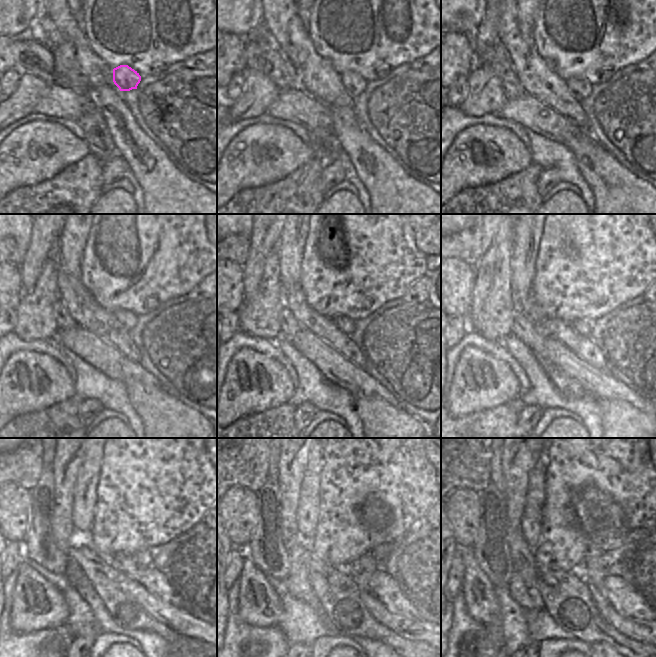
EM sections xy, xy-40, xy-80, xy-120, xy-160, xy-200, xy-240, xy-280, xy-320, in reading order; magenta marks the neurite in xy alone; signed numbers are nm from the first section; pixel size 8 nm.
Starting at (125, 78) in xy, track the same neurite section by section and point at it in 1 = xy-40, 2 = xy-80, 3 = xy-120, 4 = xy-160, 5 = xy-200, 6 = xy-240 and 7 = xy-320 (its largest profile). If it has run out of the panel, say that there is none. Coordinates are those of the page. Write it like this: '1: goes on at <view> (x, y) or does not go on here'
1: goes on at xy-40 (353, 84)
2: goes on at xy-80 (579, 88)
3: goes on at xy-120 (128, 319)
4: goes on at xy-160 (349, 325)
5: goes on at xy-200 (585, 328)
6: goes on at xy-240 (142, 559)
7: goes on at xy-320 (593, 578)

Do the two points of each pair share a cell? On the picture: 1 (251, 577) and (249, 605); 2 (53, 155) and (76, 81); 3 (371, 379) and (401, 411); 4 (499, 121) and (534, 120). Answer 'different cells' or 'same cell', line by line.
1: same cell
2: different cells
3: different cells
4: different cells

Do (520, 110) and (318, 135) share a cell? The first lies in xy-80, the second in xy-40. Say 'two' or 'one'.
two

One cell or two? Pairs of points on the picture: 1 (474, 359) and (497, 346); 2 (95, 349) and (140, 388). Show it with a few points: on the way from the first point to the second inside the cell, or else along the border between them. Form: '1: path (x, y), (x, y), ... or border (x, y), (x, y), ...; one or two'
1: border (463, 349), (475, 346), (506, 365); two
2: border (123, 380), (139, 379), (146, 384), (152, 385); two

